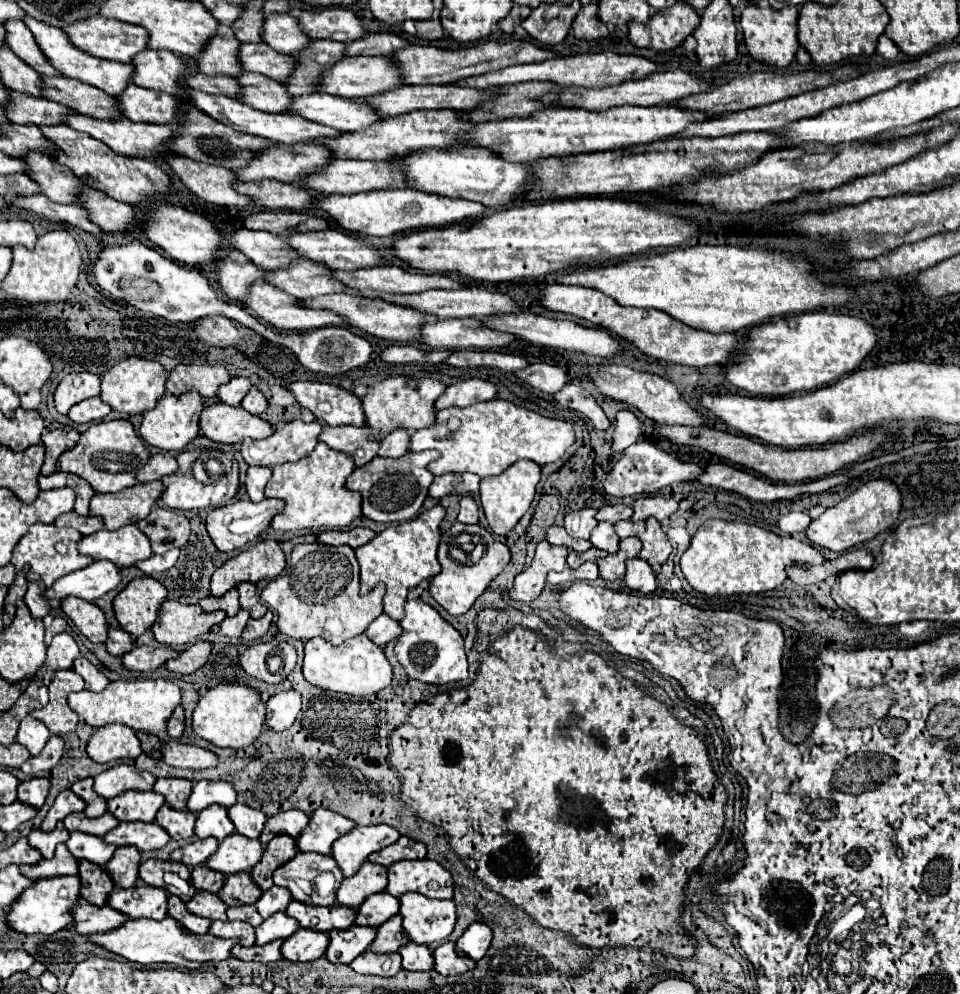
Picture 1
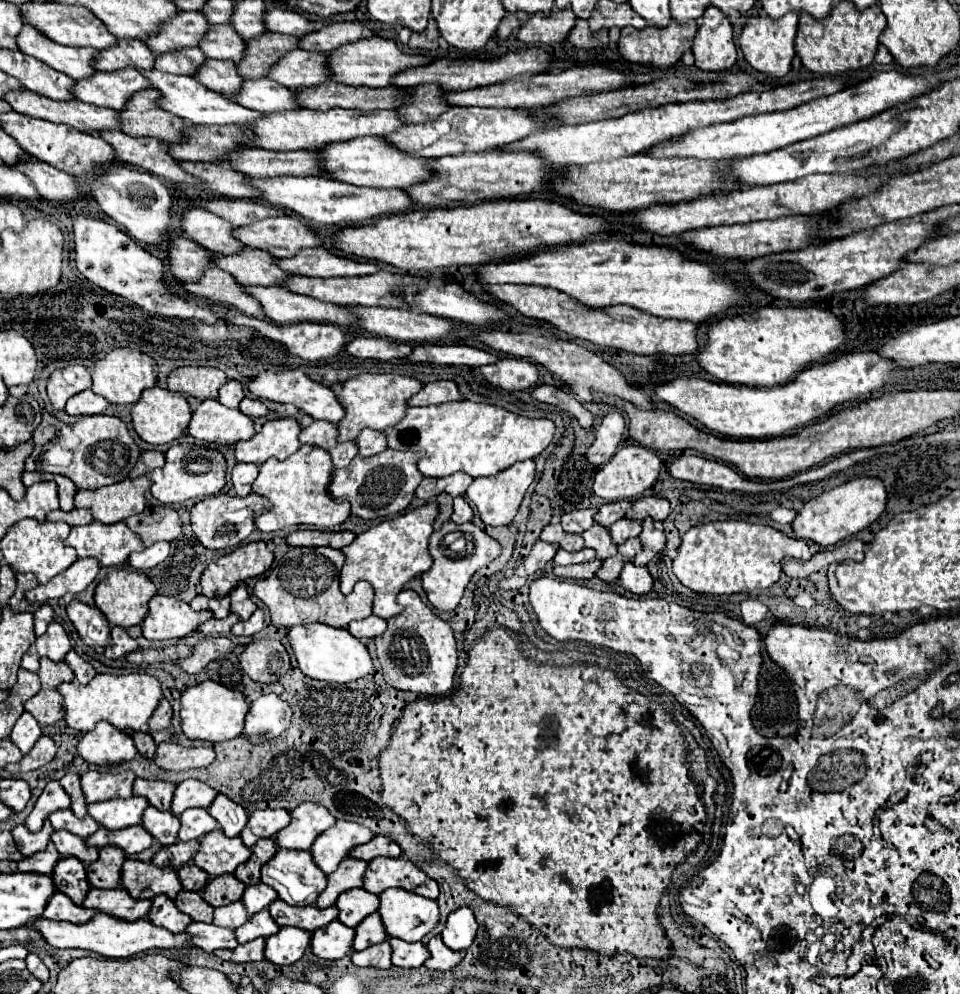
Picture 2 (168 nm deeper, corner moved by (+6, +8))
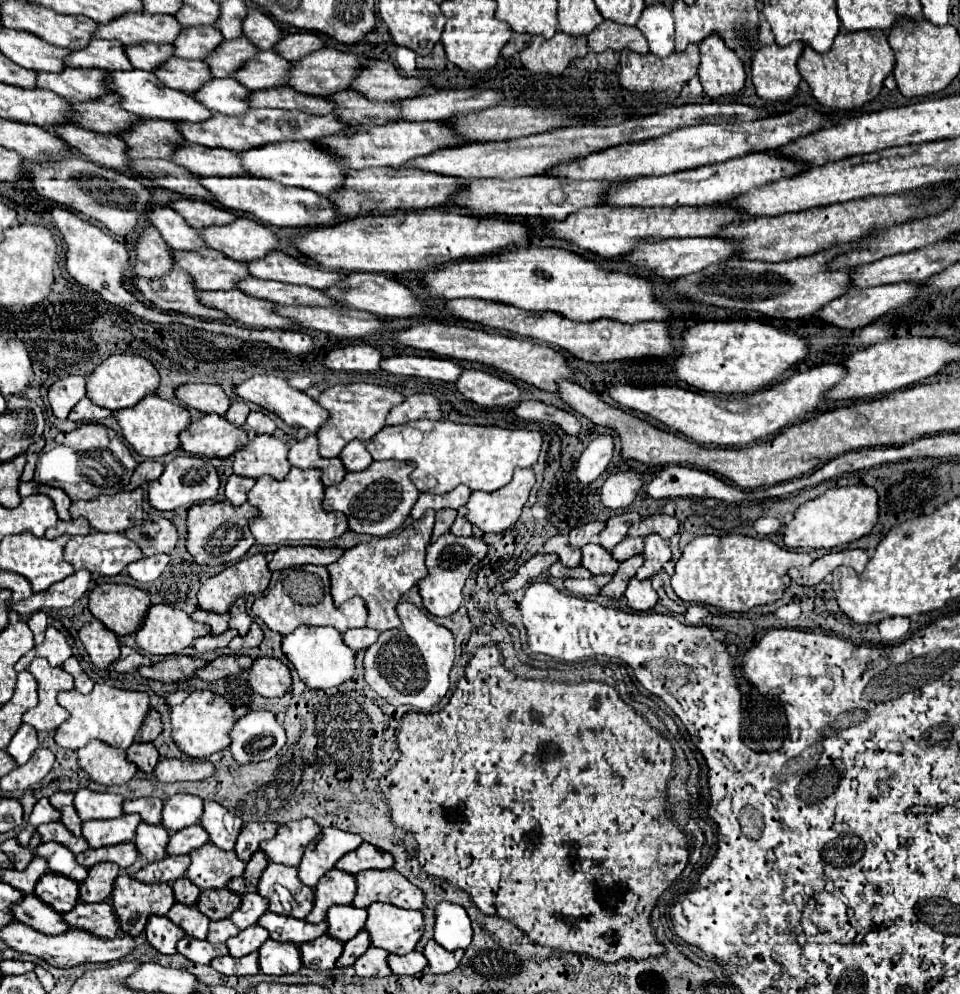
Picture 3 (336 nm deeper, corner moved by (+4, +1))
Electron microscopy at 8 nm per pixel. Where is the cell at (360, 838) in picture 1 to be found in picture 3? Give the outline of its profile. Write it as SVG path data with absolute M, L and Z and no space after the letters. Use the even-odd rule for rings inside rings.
M323 828L321 834L317 836L317 840L307 844L307 848L305 848L301 864L297 866L299 880L305 886L315 888L319 878L327 870L331 870L341 856L359 848L361 842L363 840L361 840L359 834L343 832L343 830L337 830L337 828Z

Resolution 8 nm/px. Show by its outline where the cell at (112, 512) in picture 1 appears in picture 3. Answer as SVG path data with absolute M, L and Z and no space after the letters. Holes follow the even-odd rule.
M143 490L119 492L113 496L99 496L91 502L73 502L71 518L87 518L97 532L123 532L143 522Z

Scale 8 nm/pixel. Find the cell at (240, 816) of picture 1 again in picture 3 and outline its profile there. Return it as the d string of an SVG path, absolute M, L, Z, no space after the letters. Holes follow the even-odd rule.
M205 802L205 810L199 818L199 824L207 830L211 844L223 850L233 850L243 820L217 802Z

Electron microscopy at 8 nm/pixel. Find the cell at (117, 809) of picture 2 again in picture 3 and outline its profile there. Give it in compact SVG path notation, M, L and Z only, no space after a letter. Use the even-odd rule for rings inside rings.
M123 814L115 820L89 820L81 828L81 836L83 840L87 840L89 848L133 842L139 822L141 822L139 814Z

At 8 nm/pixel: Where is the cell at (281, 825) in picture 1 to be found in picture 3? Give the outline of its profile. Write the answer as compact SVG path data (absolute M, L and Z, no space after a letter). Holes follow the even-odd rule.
M251 822L251 824L245 824L239 832L239 838L237 838L237 844L235 844L235 854L239 856L239 860L247 862L259 848L259 844L263 840L269 840L277 834L277 828L279 824L273 824L273 822Z

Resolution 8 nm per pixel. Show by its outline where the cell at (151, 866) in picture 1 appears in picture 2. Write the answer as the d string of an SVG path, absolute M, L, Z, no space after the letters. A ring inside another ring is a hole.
M137 859L125 861L121 881L123 887L129 889L131 897L155 897L159 893L165 893L167 897L175 899L183 889L173 867L157 867L153 863Z

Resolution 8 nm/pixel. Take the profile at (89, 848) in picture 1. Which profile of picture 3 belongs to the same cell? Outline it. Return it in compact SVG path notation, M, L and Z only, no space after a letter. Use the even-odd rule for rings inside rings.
M55 842L39 844L33 850L33 856L39 856L39 858L47 860L47 870L51 874L67 876L67 878L75 880L77 884L81 884L87 878L87 868L79 866L75 862L75 856L65 846L61 846L61 844L55 844Z

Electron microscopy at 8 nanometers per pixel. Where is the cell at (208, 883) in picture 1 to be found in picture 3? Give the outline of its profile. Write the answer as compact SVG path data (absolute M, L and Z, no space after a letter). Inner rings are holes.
M179 878L175 880L175 900L179 904L185 904L185 906L193 906L199 898L201 890L187 878Z

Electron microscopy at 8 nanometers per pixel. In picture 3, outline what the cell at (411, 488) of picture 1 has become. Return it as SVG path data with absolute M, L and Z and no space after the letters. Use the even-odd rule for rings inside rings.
M361 440L349 442L341 454L339 454L347 474L341 484L329 486L325 490L323 508L327 512L339 510L347 516L349 530L359 534L371 534L371 536L387 536L403 526L407 520L413 504L419 498L419 492L415 484L409 480L409 474L413 472L411 464L399 464L391 460L373 462L371 454L367 454L365 444ZM373 462L373 464L371 464ZM371 464L371 466L369 466ZM369 466L369 468L367 468ZM363 470L363 472L361 472ZM351 472L351 474L349 474Z

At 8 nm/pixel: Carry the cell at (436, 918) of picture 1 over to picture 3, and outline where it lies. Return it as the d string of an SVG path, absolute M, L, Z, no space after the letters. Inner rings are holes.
M375 902L367 908L365 930L369 932L371 946L383 948L389 954L409 954L423 934L423 914L419 910L403 910L391 904Z

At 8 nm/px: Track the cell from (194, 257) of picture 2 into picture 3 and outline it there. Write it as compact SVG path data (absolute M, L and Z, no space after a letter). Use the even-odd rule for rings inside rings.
M147 226L139 234L139 238L133 244L133 250L135 250L133 270L137 272L137 276L155 278L175 268L171 254L169 254L169 246L163 242L157 228L153 226Z

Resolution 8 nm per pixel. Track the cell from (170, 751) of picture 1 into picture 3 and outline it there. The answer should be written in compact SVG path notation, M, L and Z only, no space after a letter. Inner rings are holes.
M161 760L155 766L155 780L159 782L199 782L215 772L211 762L189 760Z

